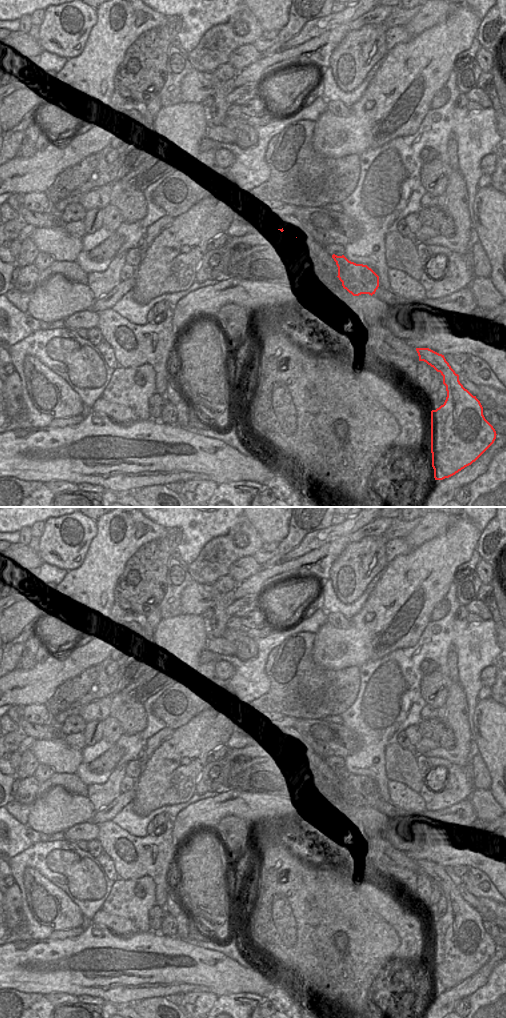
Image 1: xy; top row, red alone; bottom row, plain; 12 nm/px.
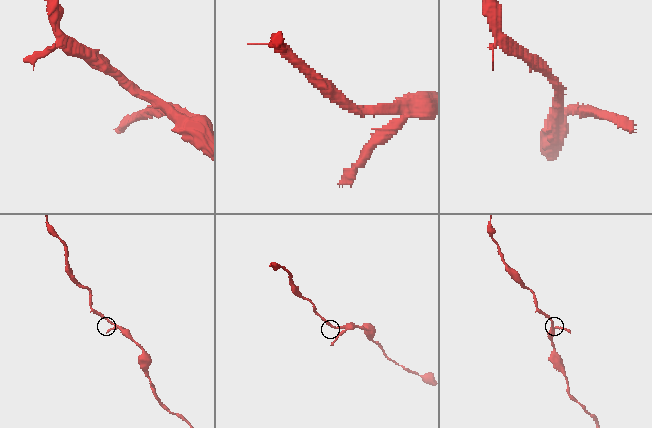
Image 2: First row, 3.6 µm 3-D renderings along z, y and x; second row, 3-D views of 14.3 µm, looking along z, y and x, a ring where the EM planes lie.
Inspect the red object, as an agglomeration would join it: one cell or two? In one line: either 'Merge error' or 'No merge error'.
No merge error.

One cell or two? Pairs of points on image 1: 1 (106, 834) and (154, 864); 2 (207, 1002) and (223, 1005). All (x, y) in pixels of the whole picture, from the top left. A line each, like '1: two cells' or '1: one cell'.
1: one cell
2: two cells

